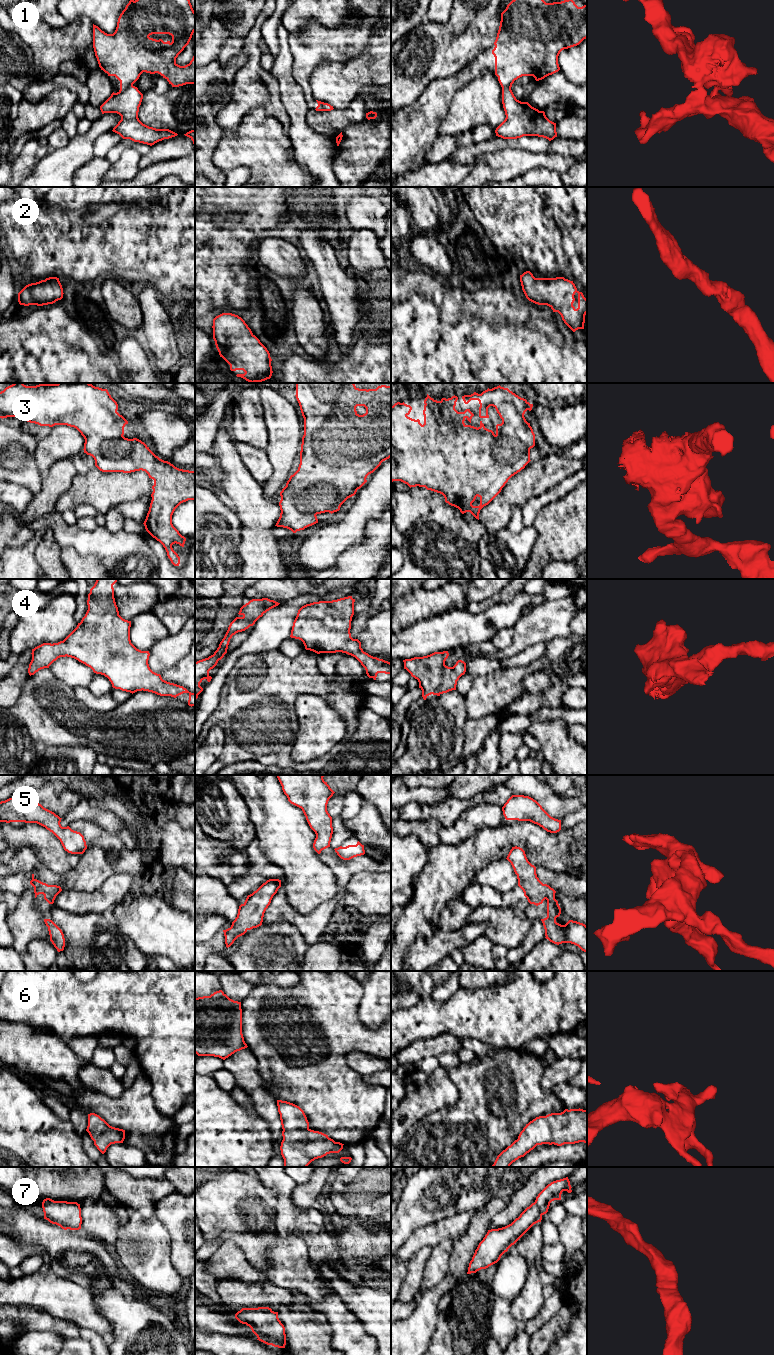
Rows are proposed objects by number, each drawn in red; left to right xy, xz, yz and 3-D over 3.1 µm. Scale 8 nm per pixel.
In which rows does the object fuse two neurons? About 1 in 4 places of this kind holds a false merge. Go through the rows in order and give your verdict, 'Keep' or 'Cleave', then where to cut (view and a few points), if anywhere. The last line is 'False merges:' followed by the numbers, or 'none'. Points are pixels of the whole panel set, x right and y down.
1: Cleave. Split along xy (132, 84), (119, 92)
2: Keep. No split
3: Keep. No split
4: Keep. No split
5: Keep. No split
6: Keep. No split
7: Keep. No split
False merges: 1

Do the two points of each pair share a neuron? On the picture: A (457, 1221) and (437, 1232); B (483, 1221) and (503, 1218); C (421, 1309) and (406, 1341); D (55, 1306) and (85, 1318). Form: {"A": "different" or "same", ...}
{"A": "same", "B": "different", "C": "same", "D": "same"}

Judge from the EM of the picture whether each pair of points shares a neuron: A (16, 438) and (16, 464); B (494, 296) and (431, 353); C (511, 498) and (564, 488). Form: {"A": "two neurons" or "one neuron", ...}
{"A": "one neuron", "B": "one neuron", "C": "two neurons"}

